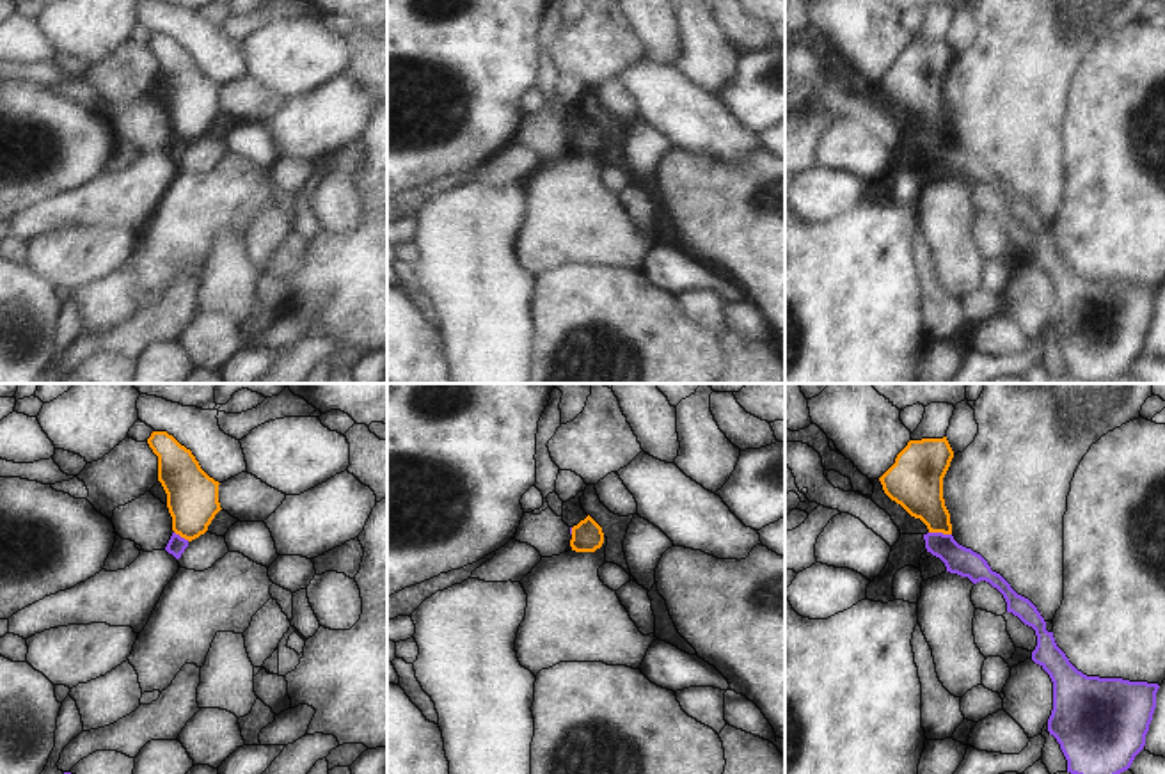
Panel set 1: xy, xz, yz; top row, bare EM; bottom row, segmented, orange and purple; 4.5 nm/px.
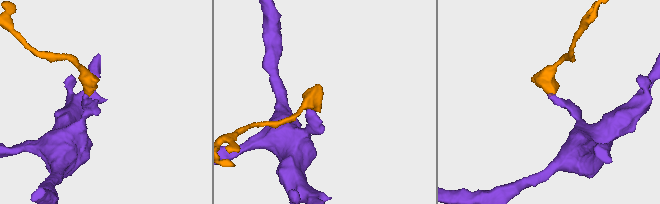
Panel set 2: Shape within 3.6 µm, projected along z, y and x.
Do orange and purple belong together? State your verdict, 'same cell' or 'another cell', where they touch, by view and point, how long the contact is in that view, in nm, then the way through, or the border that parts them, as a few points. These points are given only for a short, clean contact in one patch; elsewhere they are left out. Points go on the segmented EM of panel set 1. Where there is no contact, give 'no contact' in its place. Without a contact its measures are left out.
another cell; contact yz (940, 531); length 110 nm; border yz (929, 531), (951, 535)

